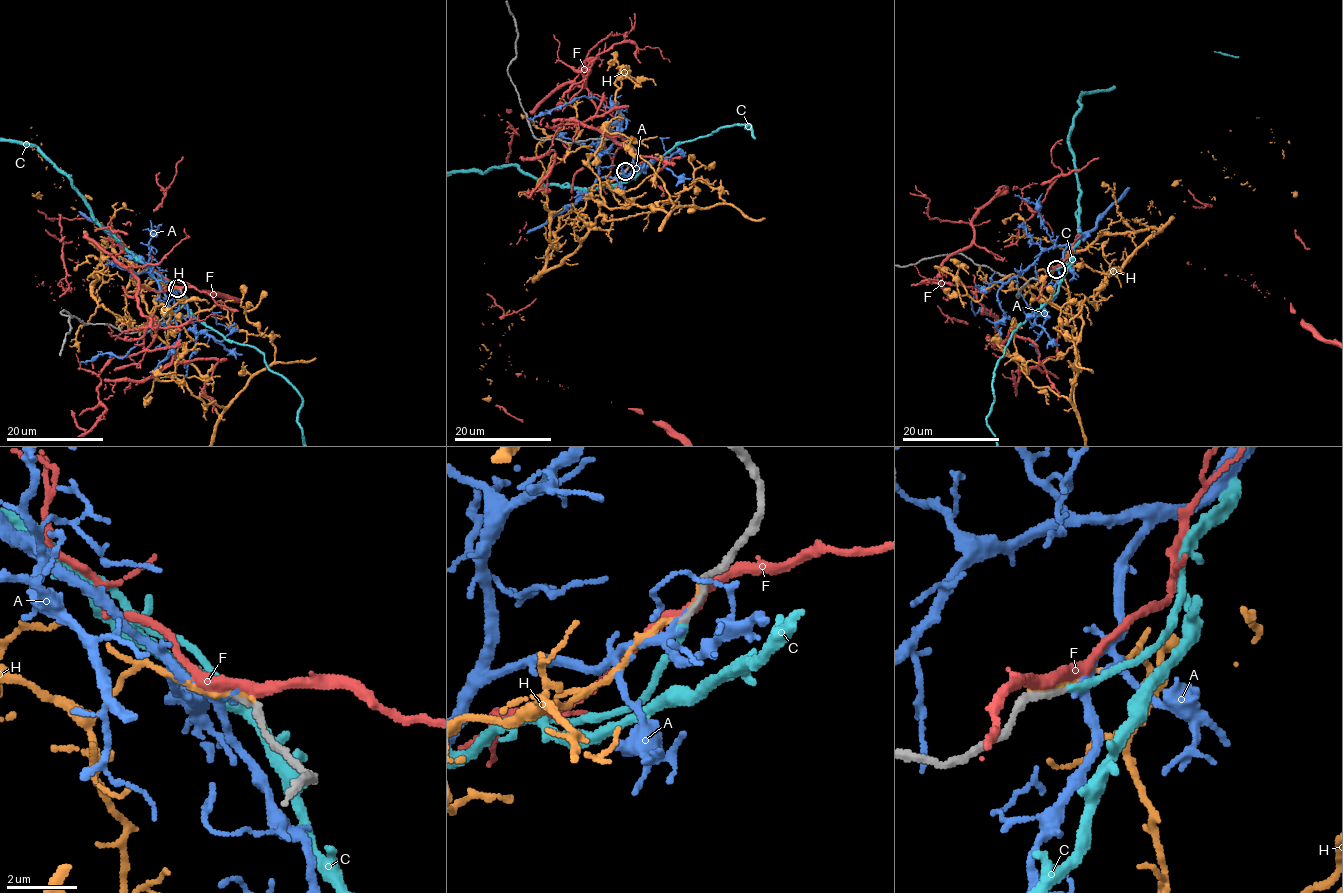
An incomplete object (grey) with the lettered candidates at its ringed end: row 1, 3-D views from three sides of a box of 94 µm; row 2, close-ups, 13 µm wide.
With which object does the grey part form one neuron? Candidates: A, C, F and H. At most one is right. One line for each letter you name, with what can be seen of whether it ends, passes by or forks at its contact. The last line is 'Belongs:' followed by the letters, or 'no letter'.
C: it ends
Belongs: C

